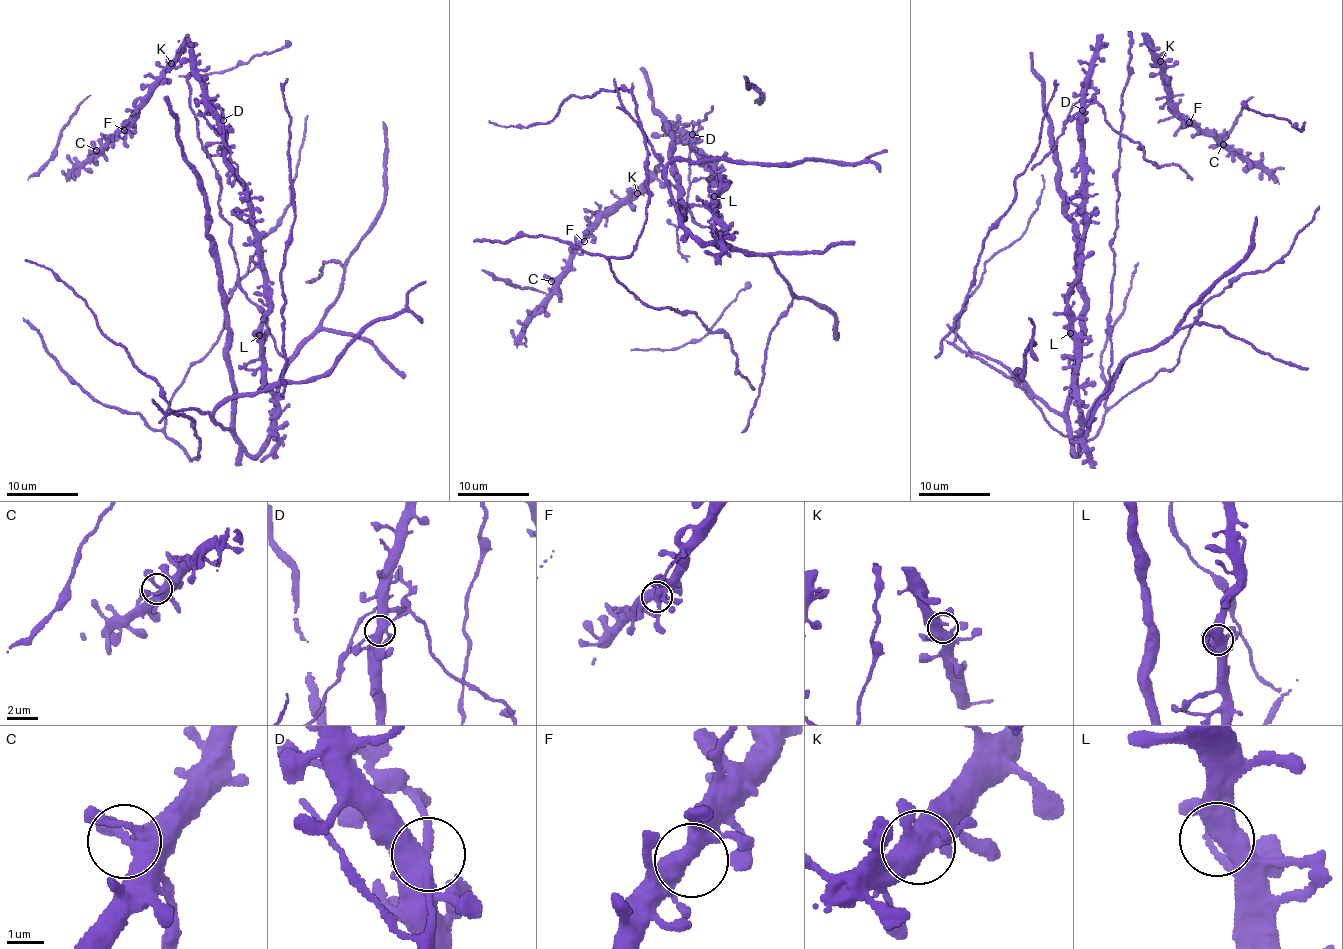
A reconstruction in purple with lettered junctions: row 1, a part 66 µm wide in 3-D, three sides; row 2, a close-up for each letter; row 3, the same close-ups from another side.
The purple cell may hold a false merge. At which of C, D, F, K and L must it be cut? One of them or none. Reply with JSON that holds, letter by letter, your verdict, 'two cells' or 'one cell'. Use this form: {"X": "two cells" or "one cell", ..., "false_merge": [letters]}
{"C": "one cell", "D": "two cells", "F": "one cell", "K": "one cell", "L": "one cell", "false_merge": ["D"]}

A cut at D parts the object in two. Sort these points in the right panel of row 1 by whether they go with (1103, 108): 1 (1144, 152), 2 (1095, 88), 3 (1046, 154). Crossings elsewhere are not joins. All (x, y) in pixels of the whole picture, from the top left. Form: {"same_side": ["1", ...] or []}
{"same_side": ["1", "2", "3"]}

